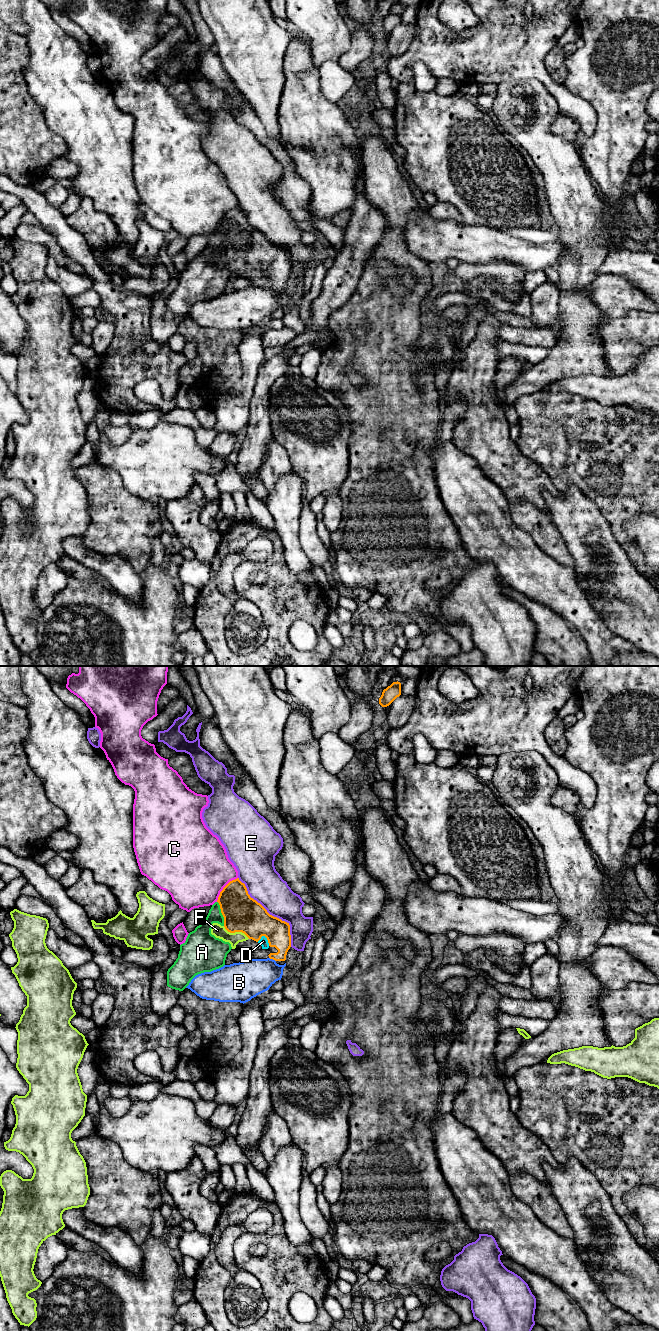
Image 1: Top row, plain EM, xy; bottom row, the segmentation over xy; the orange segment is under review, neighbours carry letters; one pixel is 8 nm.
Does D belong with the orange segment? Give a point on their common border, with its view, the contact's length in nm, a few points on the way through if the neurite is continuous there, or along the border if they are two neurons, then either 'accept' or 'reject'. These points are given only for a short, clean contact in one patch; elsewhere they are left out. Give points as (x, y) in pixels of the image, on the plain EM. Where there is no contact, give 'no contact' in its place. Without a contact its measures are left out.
meets orange in xy at (265, 264); contact 110 nm long; runs through xy (243, 242), (265, 264), (263, 269); accept

